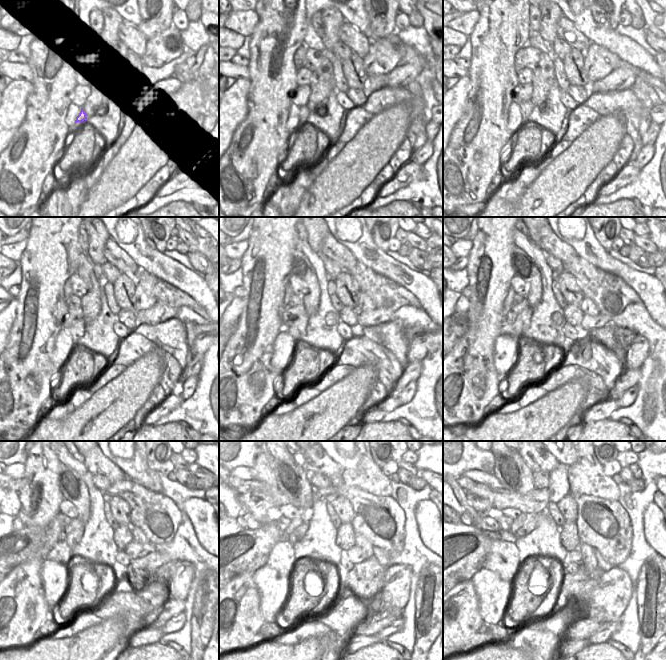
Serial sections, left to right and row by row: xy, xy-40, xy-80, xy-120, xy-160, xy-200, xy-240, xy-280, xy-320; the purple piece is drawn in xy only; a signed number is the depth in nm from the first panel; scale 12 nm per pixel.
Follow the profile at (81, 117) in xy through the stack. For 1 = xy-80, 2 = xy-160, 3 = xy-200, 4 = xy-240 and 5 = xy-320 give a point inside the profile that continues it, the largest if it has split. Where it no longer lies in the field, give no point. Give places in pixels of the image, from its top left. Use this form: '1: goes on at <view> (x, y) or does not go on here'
1: goes on at xy-80 (526, 107)
2: goes on at xy-160 (297, 329)
3: goes on at xy-200 (522, 323)
4: goes on at xy-240 (73, 538)
5: goes on at xy-320 (531, 522)

